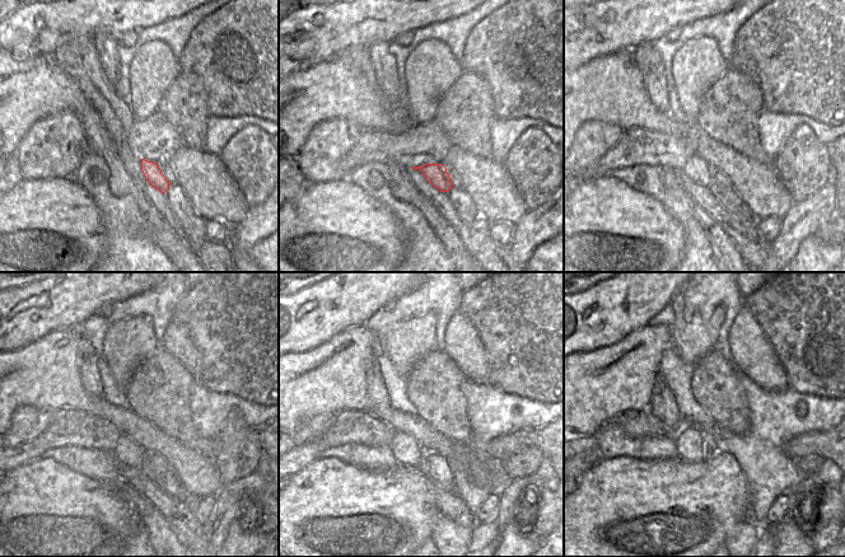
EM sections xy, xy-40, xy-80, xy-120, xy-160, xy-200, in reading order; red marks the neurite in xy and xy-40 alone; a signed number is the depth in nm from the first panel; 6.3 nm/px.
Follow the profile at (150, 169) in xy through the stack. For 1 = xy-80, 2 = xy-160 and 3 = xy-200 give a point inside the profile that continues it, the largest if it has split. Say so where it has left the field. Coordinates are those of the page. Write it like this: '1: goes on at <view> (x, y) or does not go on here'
1: goes on at xy-80 (698, 169)
2: goes on at xy-160 (407, 452)
3: goes on at xy-200 (689, 440)

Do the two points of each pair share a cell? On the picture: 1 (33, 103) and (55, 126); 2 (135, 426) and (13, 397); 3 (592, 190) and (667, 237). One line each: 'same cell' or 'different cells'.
1: different cells
2: same cell
3: same cell

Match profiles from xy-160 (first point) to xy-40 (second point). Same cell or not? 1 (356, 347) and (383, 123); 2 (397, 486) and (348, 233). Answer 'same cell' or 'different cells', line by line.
1: same cell
2: same cell

